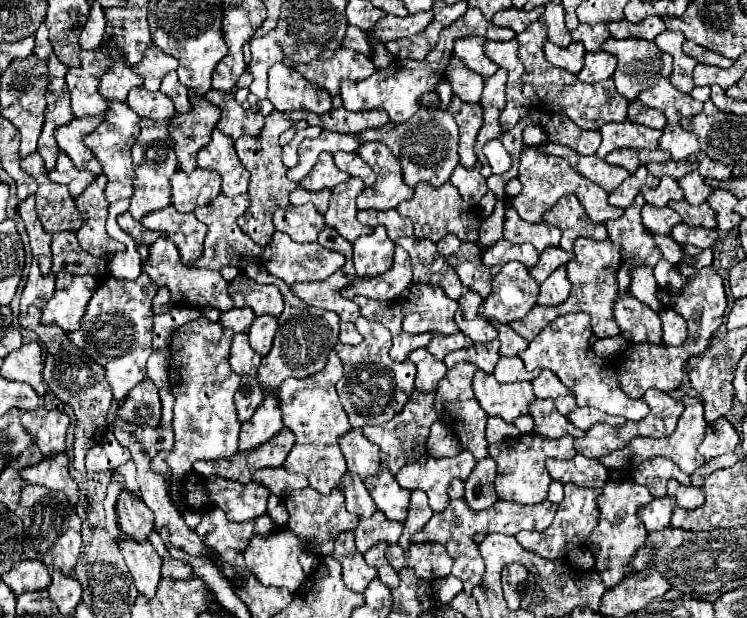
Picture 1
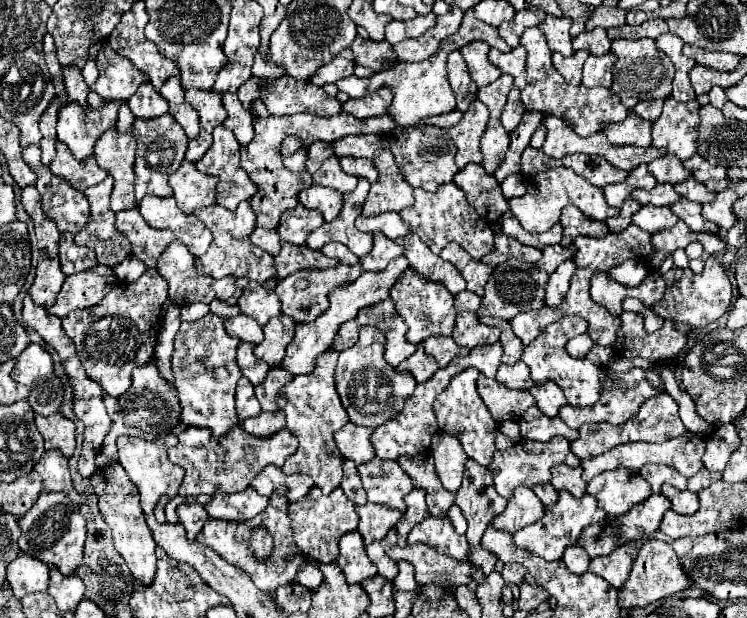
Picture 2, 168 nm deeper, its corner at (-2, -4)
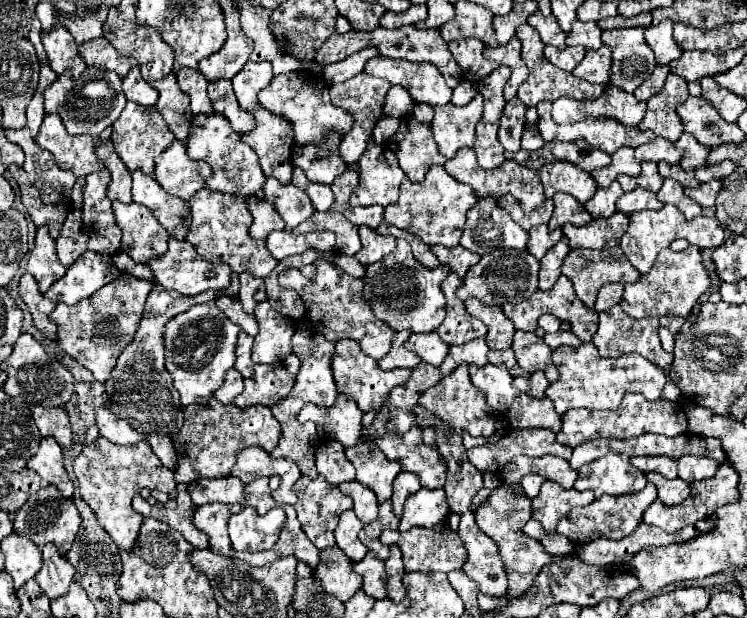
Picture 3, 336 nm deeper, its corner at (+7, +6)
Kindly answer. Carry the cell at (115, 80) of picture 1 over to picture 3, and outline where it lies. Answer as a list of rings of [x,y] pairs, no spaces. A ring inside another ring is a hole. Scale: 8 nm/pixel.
[[[104,37],[86,41],[84,45],[78,47],[78,51],[80,51],[80,55],[84,57],[84,61],[86,61],[88,65],[116,71],[120,77],[126,77],[126,73],[128,73],[134,65],[138,65],[138,61],[132,61],[130,57],[120,57],[120,55],[116,53],[116,49],[112,49],[112,45],[110,45]]]

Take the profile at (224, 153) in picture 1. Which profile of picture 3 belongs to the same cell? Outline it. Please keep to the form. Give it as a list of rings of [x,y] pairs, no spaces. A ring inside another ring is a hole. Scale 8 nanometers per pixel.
[[[218,113],[194,117],[194,121],[190,125],[190,137],[186,141],[188,155],[192,159],[204,159],[212,167],[214,175],[206,181],[206,185],[212,191],[232,193],[232,195],[240,195],[240,197],[260,195],[266,177],[260,169],[256,153],[250,149],[250,145],[244,145],[244,141],[240,137],[242,135],[232,129],[230,121],[226,117],[220,117]]]

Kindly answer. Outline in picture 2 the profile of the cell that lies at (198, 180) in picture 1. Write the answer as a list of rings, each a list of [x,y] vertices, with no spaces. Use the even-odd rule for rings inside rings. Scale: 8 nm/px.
[[[183,161],[169,177],[169,185],[173,189],[173,197],[177,199],[177,207],[185,213],[197,213],[217,199],[217,179],[197,171],[195,163],[189,161]]]

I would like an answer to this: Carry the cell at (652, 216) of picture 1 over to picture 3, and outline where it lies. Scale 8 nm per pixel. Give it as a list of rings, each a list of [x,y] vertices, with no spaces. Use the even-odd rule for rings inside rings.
[[[636,187],[630,193],[624,193],[620,197],[620,201],[616,203],[616,209],[624,211],[624,213],[634,213],[634,211],[642,211],[642,209],[660,209],[660,207],[662,207],[662,203],[658,201],[656,193],[646,191],[642,187]]]

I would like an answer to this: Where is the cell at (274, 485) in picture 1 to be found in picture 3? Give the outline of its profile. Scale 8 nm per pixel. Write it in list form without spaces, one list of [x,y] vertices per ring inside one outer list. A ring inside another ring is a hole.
[[[248,447],[240,451],[240,457],[236,459],[236,465],[232,467],[232,475],[238,477],[244,485],[258,477],[270,477],[278,475],[282,479],[280,489],[274,493],[274,499],[278,503],[296,503],[296,497],[292,495],[294,483],[300,477],[300,469],[296,467],[294,461],[288,459],[272,459],[264,449],[260,447]]]

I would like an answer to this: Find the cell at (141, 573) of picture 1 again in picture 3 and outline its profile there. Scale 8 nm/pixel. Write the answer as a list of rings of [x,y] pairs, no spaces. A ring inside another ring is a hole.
[[[98,437],[74,459],[74,473],[80,483],[80,497],[90,505],[98,523],[110,533],[120,549],[134,547],[142,525],[142,515],[132,509],[132,497],[140,495],[142,489],[152,489],[152,479],[170,479],[170,491],[176,489],[174,471],[160,465],[160,459],[152,453],[152,447],[146,441],[138,441],[134,445],[114,445],[108,439]]]

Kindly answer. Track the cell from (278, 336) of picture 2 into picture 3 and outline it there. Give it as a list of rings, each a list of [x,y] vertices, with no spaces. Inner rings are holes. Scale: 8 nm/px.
[[[266,301],[256,305],[254,317],[260,325],[252,349],[254,363],[282,363],[292,353],[290,337],[296,331],[294,321],[276,313]]]

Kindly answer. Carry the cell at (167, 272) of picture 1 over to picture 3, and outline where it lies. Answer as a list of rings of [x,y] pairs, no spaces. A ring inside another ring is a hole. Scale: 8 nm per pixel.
[[[168,241],[168,253],[164,257],[152,259],[150,267],[154,271],[156,283],[160,283],[164,289],[174,289],[182,295],[198,295],[202,291],[226,291],[230,287],[230,267],[224,263],[210,263],[204,261],[188,241]]]

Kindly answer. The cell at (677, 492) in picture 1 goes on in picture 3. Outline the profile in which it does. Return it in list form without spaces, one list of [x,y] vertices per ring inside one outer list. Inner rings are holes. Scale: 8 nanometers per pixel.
[[[652,471],[652,473],[646,473],[646,479],[656,485],[658,499],[668,507],[680,505],[690,495],[690,483],[686,483],[678,477],[676,479],[666,479],[666,477]]]

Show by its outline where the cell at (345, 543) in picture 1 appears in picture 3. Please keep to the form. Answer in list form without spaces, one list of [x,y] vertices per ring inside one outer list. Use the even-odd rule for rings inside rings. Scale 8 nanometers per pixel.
[[[344,511],[336,529],[336,545],[352,559],[360,561],[368,553],[368,549],[360,543],[358,533],[362,529],[362,521],[354,515],[354,511]]]

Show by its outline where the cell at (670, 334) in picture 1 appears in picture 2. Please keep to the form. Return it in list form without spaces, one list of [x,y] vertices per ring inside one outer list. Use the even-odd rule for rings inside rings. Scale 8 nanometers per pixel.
[[[623,313],[619,337],[613,343],[615,355],[621,357],[643,357],[647,361],[663,361],[683,351],[687,335],[675,329],[675,323],[667,319],[655,333],[645,333],[643,317],[639,313]]]

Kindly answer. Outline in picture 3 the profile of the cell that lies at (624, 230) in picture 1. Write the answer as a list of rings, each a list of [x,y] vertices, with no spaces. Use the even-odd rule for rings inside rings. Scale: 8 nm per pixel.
[[[614,181],[608,189],[598,189],[594,193],[594,197],[584,203],[586,211],[594,217],[594,219],[600,219],[600,217],[610,217],[614,211],[616,211],[616,201],[618,197],[622,195],[622,187],[618,181]]]

